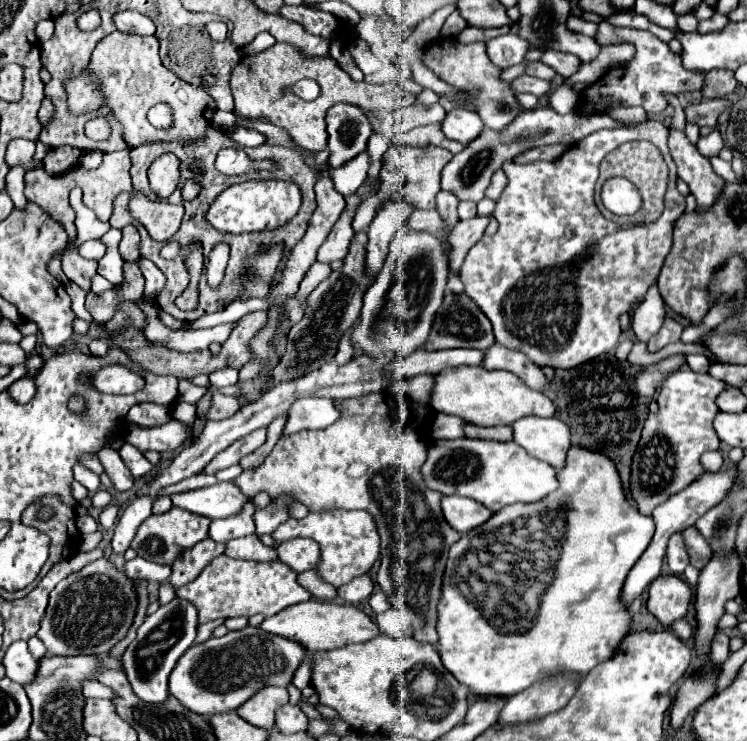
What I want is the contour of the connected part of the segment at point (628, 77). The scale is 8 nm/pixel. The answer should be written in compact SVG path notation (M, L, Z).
M606 22L598 24L596 40L601 46L610 44L632 43L636 46L636 58L632 58L622 68L610 68L602 80L598 80L592 88L588 88L582 96L582 114L604 112L610 106L642 106L646 112L662 112L668 104L664 94L680 94L680 92L694 92L702 90L704 76L700 72L688 72L680 64L680 56L670 50L670 46L658 40L654 34L634 28L614 28Z

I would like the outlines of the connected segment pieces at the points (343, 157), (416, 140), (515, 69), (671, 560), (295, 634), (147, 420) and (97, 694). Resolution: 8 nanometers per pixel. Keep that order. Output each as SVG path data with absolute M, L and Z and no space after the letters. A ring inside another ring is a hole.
M334 104L326 114L328 130L328 168L336 170L348 160L366 150L366 142L372 136L370 122L352 104Z
M428 124L428 126L422 126L422 128L410 130L408 134L402 136L402 144L406 144L406 146L428 146L428 144L436 144L436 146L442 146L442 148L450 150L452 154L462 150L462 144L452 142L450 138L446 138L442 134L440 124Z
M522 62L518 65L507 68L502 71L500 78L506 82L512 82L512 88L516 88L516 86L514 86L514 84L516 84L516 78L518 78L518 76L522 76L522 73L529 64L530 63L528 62Z
M674 534L672 540L668 542L668 552L666 552L666 562L672 570L672 574L680 576L684 572L684 568L690 564L690 558L686 554L686 548L684 548L684 540L680 534Z
M308 600L296 606L284 608L280 614L266 618L260 624L260 628L264 628L264 632L286 636L288 640L296 640L298 644L304 644L304 650L308 654L318 650L342 648L344 644L352 644L352 642L366 642L380 634L376 622L362 610L342 602L318 602L318 600Z
M144 402L144 404L132 406L128 416L126 416L126 420L136 424L136 426L150 426L150 428L154 428L154 426L160 426L160 424L168 422L170 420L170 412L164 406Z
M84 680L82 682L82 694L86 696L86 698L114 698L114 692L108 688L108 686L104 686L104 684L100 684L100 682L94 682L94 680Z

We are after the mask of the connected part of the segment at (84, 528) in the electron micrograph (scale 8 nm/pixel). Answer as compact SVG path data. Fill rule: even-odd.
M78 516L76 524L78 524L78 530L80 530L82 534L92 534L92 532L98 530L98 524L94 522L92 516Z

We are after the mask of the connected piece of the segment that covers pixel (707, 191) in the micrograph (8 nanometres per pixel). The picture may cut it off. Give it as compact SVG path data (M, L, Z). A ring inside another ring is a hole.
M670 130L668 146L678 166L678 176L690 186L690 192L696 196L696 210L706 212L718 200L726 182L714 174L710 160L704 158L696 146L688 142L684 132Z

